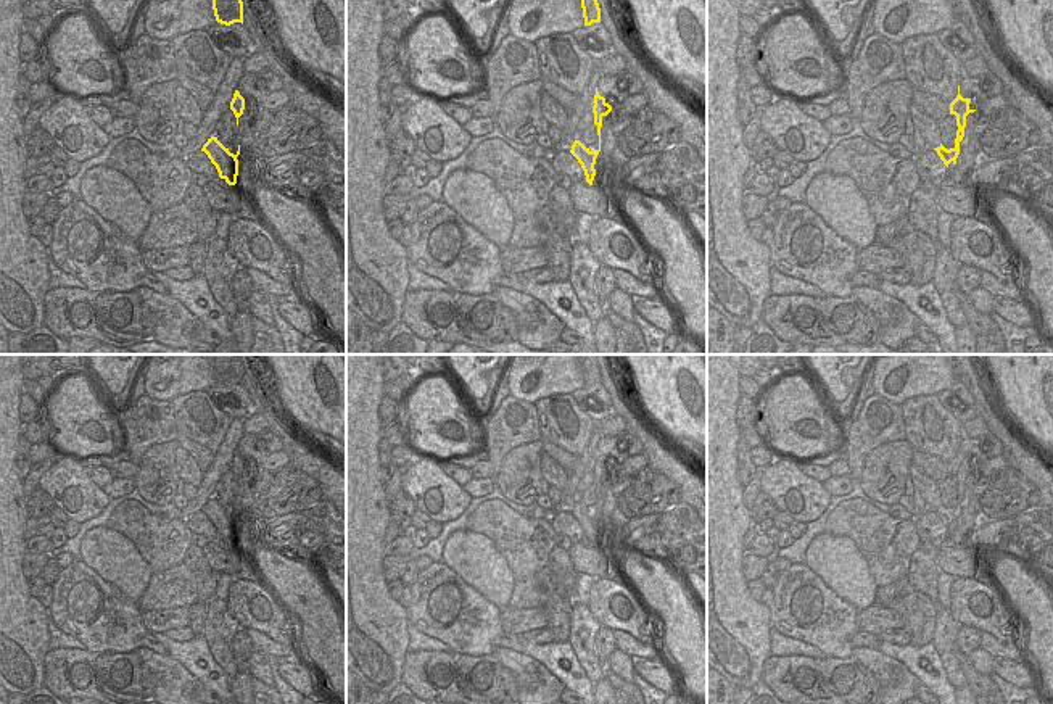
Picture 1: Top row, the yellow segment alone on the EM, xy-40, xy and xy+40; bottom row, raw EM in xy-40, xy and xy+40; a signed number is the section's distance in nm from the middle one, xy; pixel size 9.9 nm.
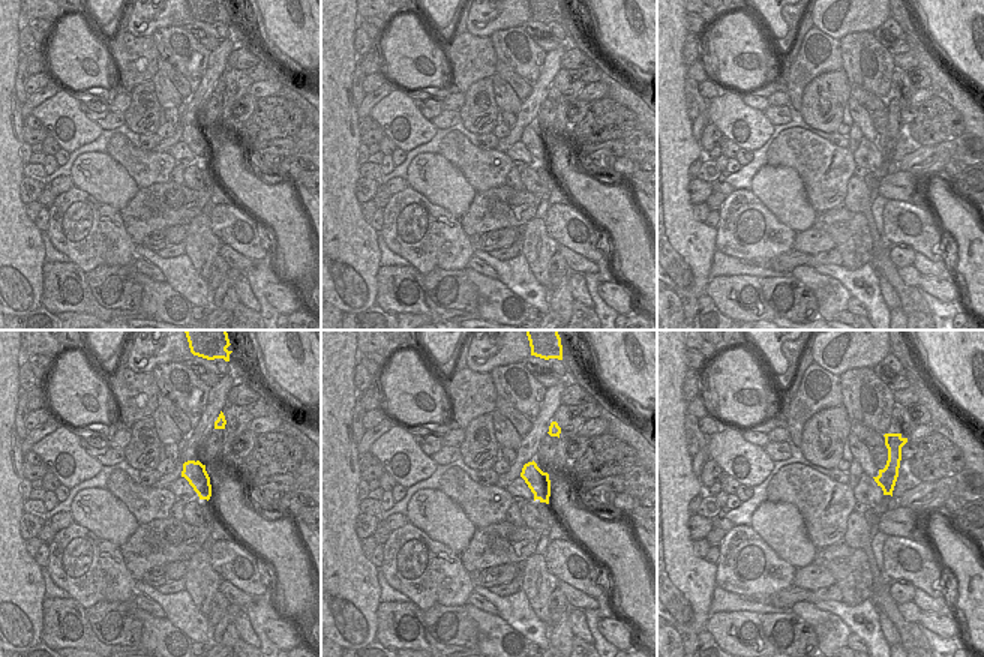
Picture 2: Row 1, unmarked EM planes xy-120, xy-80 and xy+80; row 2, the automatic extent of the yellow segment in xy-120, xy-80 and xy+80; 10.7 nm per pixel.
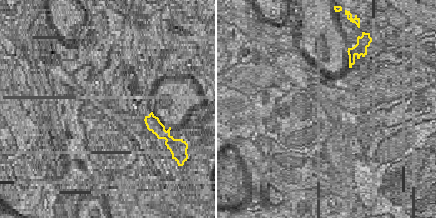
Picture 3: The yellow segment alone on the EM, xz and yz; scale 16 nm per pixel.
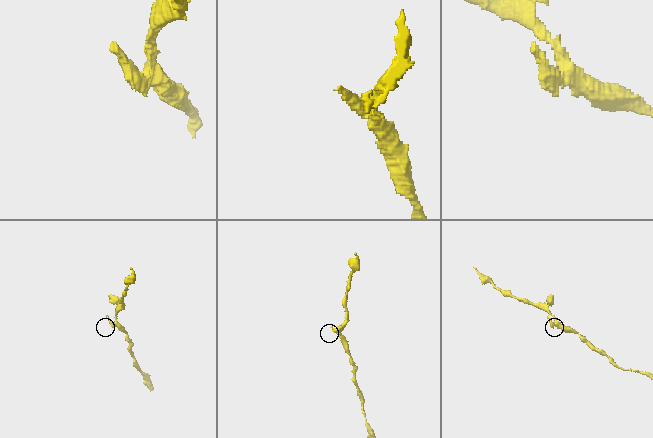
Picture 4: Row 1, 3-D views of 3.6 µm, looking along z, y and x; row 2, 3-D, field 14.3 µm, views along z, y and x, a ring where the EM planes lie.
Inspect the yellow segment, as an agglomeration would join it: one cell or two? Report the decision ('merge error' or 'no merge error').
merge error

